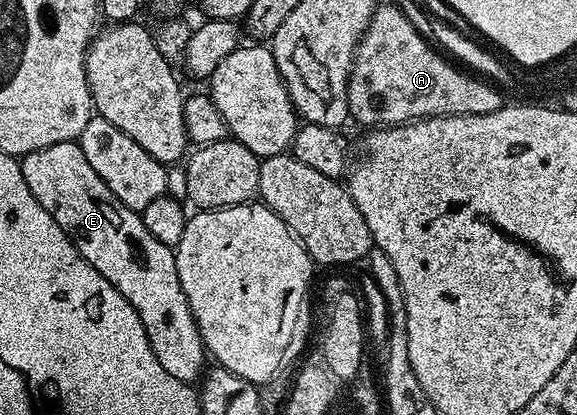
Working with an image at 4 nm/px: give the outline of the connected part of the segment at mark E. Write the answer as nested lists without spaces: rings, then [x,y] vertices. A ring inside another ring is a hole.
[[[77,142],[48,145],[44,149],[36,149],[32,153],[21,156],[24,181],[28,181],[28,189],[32,189],[32,197],[52,213],[56,225],[64,229],[64,233],[74,242],[79,255],[107,279],[116,290],[123,295],[136,309],[140,321],[144,325],[144,333],[148,333],[148,341],[152,345],[152,353],[156,353],[156,361],[160,361],[167,373],[172,373],[180,381],[193,384],[203,374],[208,363],[208,352],[202,344],[200,329],[192,317],[192,309],[188,305],[188,297],[184,297],[184,289],[180,289],[180,273],[176,273],[176,257],[174,248],[156,241],[148,228],[144,226],[141,214],[128,205],[121,203],[100,181],[96,169],[88,165],[88,157],[84,157],[81,146]]]

